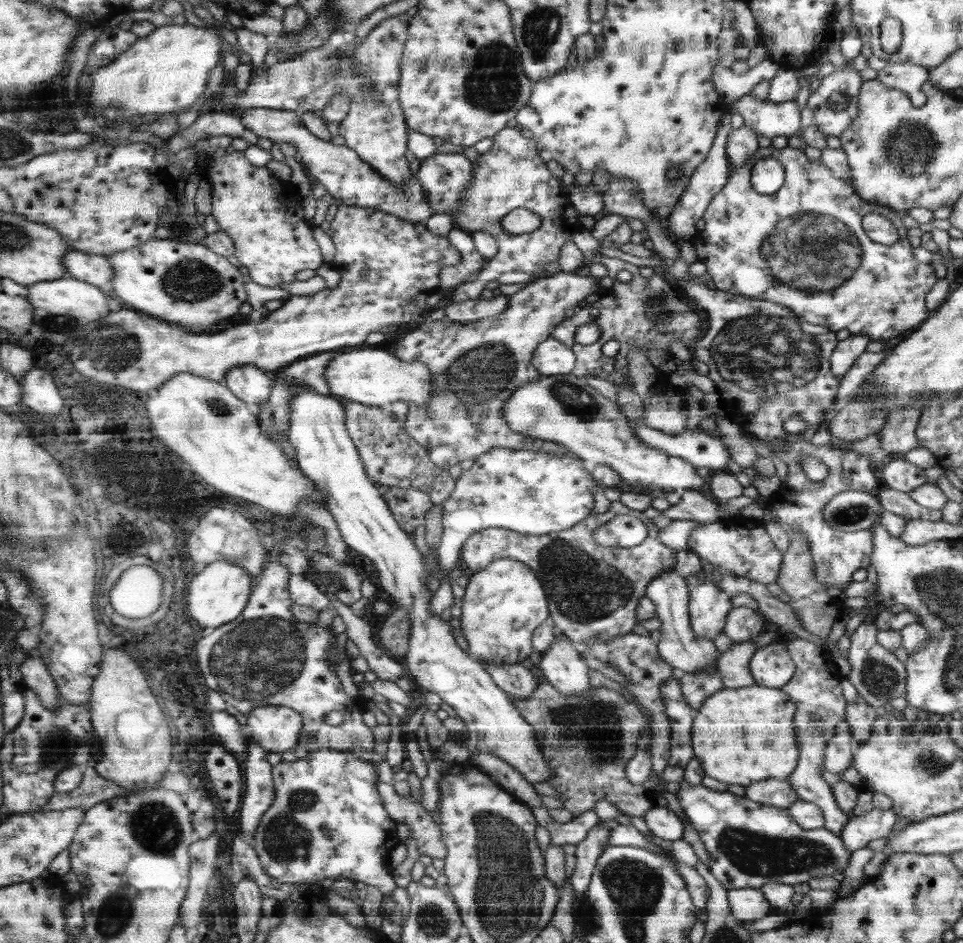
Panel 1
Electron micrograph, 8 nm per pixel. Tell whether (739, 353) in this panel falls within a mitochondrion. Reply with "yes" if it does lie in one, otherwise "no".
yes

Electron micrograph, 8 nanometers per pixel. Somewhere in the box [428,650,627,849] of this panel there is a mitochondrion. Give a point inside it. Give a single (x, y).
(590, 729)

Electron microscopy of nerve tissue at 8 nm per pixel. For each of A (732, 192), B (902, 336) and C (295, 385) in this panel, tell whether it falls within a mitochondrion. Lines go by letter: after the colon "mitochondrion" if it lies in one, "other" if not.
A: other
B: other
C: other

